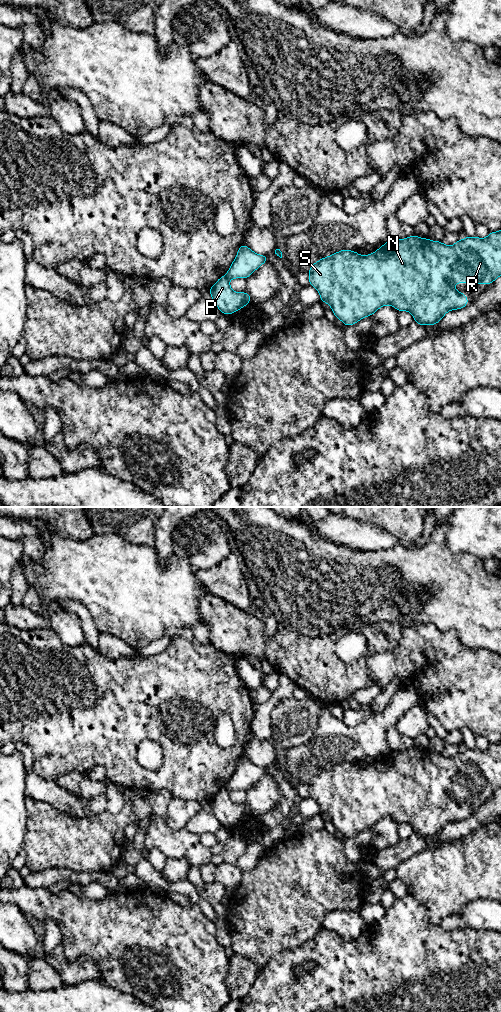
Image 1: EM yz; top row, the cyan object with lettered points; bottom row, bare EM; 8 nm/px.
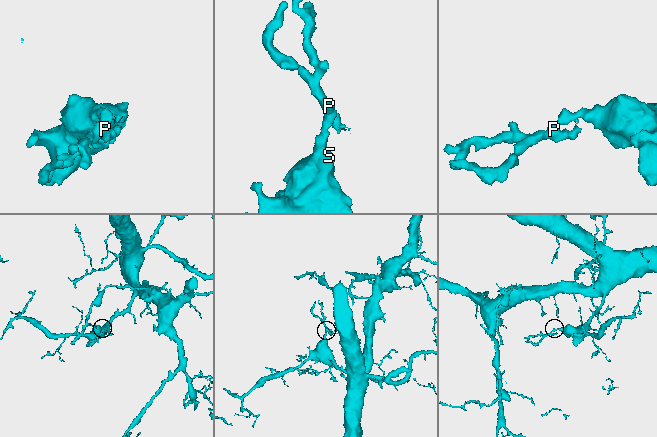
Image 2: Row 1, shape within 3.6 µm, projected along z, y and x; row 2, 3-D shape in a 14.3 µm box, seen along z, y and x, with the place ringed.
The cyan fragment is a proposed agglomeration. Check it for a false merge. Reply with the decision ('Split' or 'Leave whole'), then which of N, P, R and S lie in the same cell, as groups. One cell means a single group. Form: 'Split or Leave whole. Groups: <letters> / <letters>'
Split. Groups: N R S / P

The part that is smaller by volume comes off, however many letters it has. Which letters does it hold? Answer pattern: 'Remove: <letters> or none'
Remove: P

